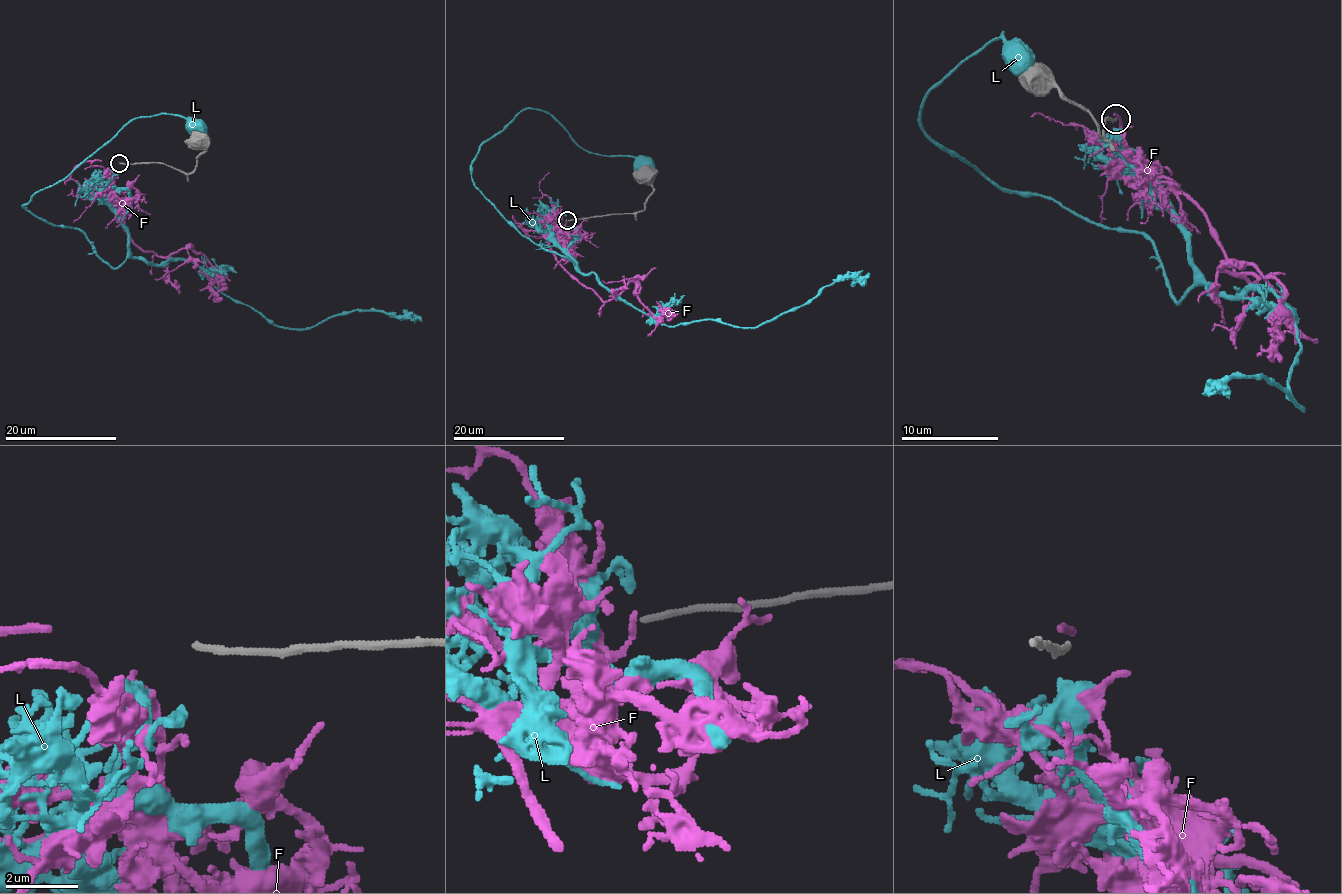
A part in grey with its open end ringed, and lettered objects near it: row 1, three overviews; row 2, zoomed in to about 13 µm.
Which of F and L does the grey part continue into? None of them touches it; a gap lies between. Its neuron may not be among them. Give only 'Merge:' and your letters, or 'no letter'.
Merge: F

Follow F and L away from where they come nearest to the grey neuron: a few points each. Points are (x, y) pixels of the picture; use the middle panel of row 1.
F: (562, 223), (548, 237), (549, 249), (577, 281), (606, 301), (633, 281), (655, 316), (667, 315), (656, 301)
L: (560, 222), (551, 235), (576, 265), (471, 177), (524, 109), (654, 170)

